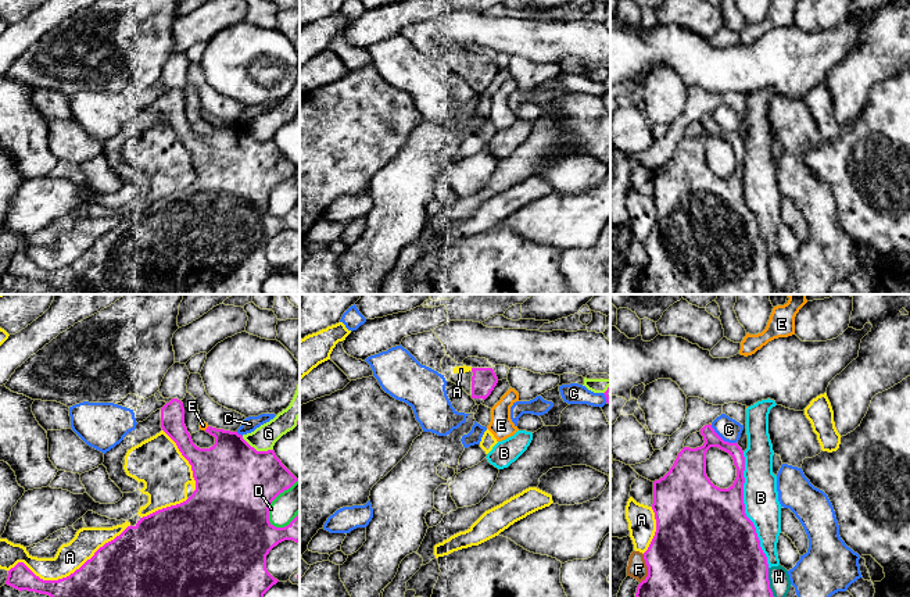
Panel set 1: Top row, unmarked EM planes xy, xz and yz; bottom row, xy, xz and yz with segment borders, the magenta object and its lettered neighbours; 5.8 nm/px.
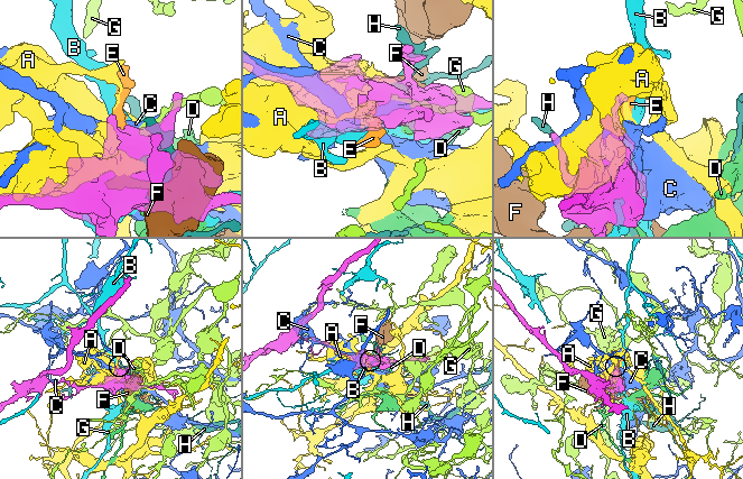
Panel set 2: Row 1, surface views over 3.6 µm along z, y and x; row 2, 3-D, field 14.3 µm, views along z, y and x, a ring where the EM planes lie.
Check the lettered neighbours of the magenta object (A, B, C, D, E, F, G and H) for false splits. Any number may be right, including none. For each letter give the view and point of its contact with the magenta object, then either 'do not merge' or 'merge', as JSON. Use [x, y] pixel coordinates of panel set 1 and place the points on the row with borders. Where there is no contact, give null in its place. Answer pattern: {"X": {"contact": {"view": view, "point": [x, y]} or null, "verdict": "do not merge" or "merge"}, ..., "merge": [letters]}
{"A": {"contact": {"view": "xy", "point": [71, 574]}, "verdict": "do not merge"}, "B": {"contact": {"view": "yz", "point": [744, 510]}, "verdict": "do not merge"}, "C": {"contact": {"view": "yz", "point": [722, 439]}, "verdict": "do not merge"}, "D": {"contact": {"view": "xy", "point": [272, 500]}, "verdict": "do not merge"}, "E": {"contact": {"view": "xy", "point": [207, 428]}, "verdict": "merge"}, "F": {"contact": {"view": "yz", "point": [648, 569]}, "verdict": "do not merge"}, "G": {"contact": {"view": "xy", "point": [255, 450]}, "verdict": "do not merge"}, "H": {"contact": {"view": "yz", "point": [769, 582]}, "verdict": "do not merge"}, "merge": ["E"]}

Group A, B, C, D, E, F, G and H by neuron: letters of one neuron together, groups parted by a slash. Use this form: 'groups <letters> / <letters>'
groups A / B / C / D / E / F G / H

